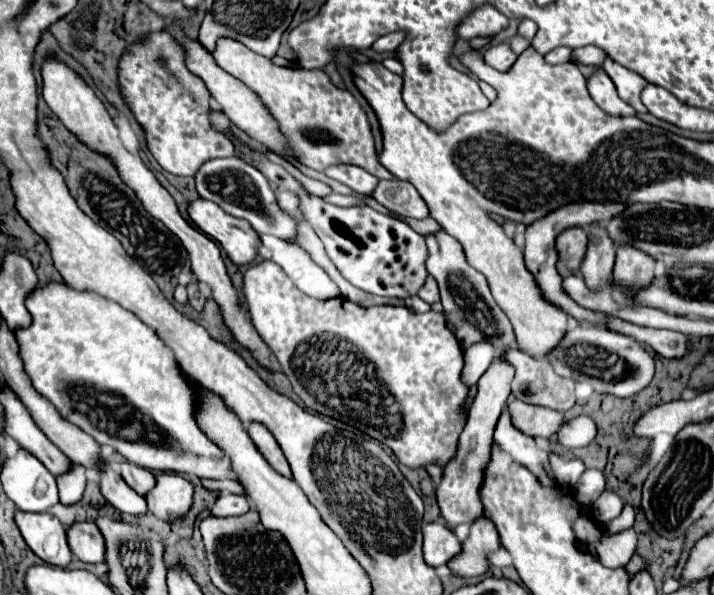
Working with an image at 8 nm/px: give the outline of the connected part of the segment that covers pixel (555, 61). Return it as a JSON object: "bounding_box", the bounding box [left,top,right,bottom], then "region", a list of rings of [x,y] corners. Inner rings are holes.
{"bounding_box":[544,47,570,65],"region":[[[556,47],[556,49],[552,49],[550,53],[546,53],[544,55],[544,59],[550,63],[550,65],[562,65],[562,63],[566,63],[566,61],[570,61],[570,49],[568,47]]]}

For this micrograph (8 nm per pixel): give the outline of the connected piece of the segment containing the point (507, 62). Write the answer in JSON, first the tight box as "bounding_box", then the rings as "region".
{"bounding_box":[484,43,516,71],"region":[[[500,43],[500,45],[490,47],[490,49],[484,53],[484,61],[486,61],[490,67],[498,69],[498,71],[508,71],[508,69],[514,65],[514,61],[516,61],[516,53],[508,47],[508,43]]]}

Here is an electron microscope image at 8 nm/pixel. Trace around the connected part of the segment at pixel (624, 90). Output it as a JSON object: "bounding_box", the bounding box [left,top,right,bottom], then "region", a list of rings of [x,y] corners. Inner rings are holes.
{"bounding_box":[604,59,646,113],"region":[[[606,59],[604,61],[604,71],[608,73],[608,77],[614,81],[616,89],[618,89],[618,95],[628,103],[632,105],[638,113],[646,113],[646,107],[644,103],[640,101],[640,93],[646,85],[646,81],[642,77],[638,77],[636,73],[624,69],[622,65],[616,65],[612,59]]]}

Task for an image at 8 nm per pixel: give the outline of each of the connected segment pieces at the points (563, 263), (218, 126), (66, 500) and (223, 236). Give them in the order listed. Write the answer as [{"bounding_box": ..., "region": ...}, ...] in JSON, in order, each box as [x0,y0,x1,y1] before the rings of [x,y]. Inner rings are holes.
[{"bounding_box":[556,227,588,277],"region":[[[580,227],[566,229],[556,239],[556,247],[558,247],[558,265],[556,265],[556,269],[558,269],[560,277],[576,275],[580,271],[580,263],[584,259],[586,247],[588,247],[586,231],[580,229]]]},{"bounding_box":[208,107,428,297],"region":[[[210,107],[208,117],[210,117],[212,129],[228,137],[242,155],[250,157],[256,163],[256,167],[268,177],[268,181],[272,181],[278,189],[294,193],[300,199],[300,211],[304,219],[322,239],[322,243],[326,245],[326,253],[352,285],[368,293],[388,295],[388,297],[410,297],[418,293],[420,285],[424,285],[428,275],[424,267],[428,251],[426,251],[426,241],[420,233],[416,233],[408,223],[382,215],[368,205],[338,207],[324,201],[322,197],[308,193],[296,177],[292,177],[282,165],[270,161],[264,151],[258,151],[248,143],[238,143],[238,137],[230,125],[230,119],[224,115],[224,111],[220,111],[218,107]]]},{"bounding_box":[58,465,86,507],"region":[[[72,465],[72,473],[66,473],[64,477],[58,477],[58,491],[60,491],[60,503],[70,507],[76,505],[82,499],[84,487],[86,487],[86,477],[84,477],[84,467]]]},{"bounding_box":[188,199,260,265],"region":[[[206,199],[192,201],[188,205],[188,215],[202,233],[222,245],[232,263],[248,265],[258,257],[260,235],[248,221],[228,215]]]}]

